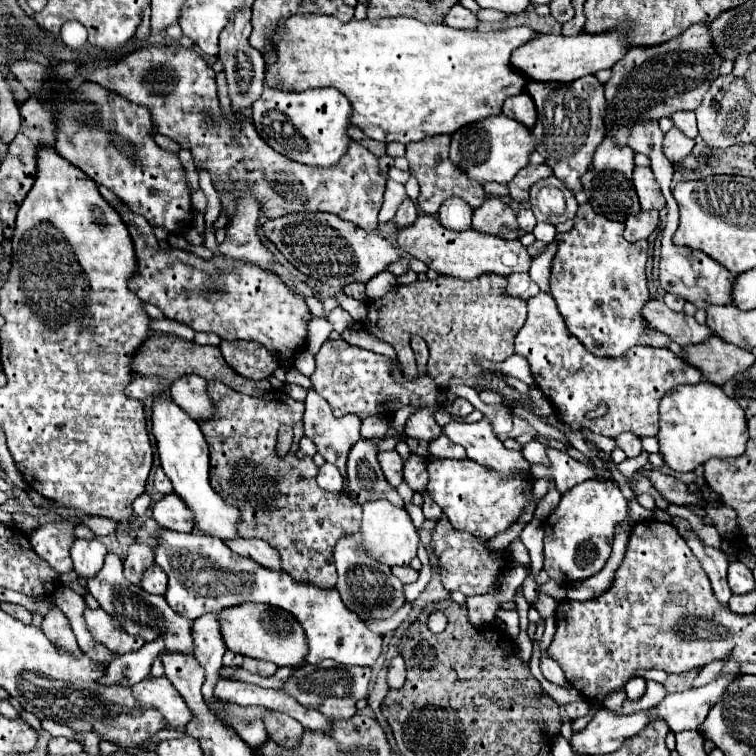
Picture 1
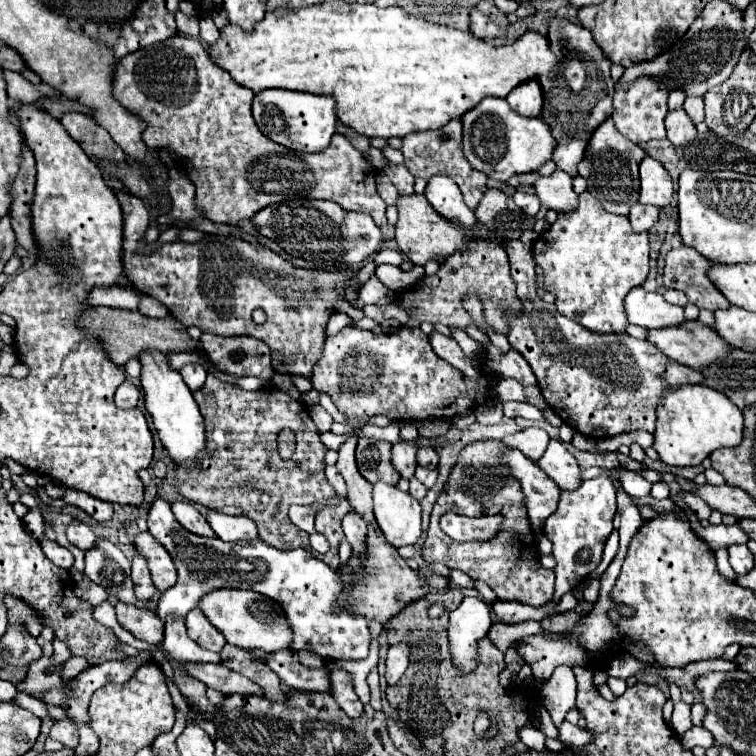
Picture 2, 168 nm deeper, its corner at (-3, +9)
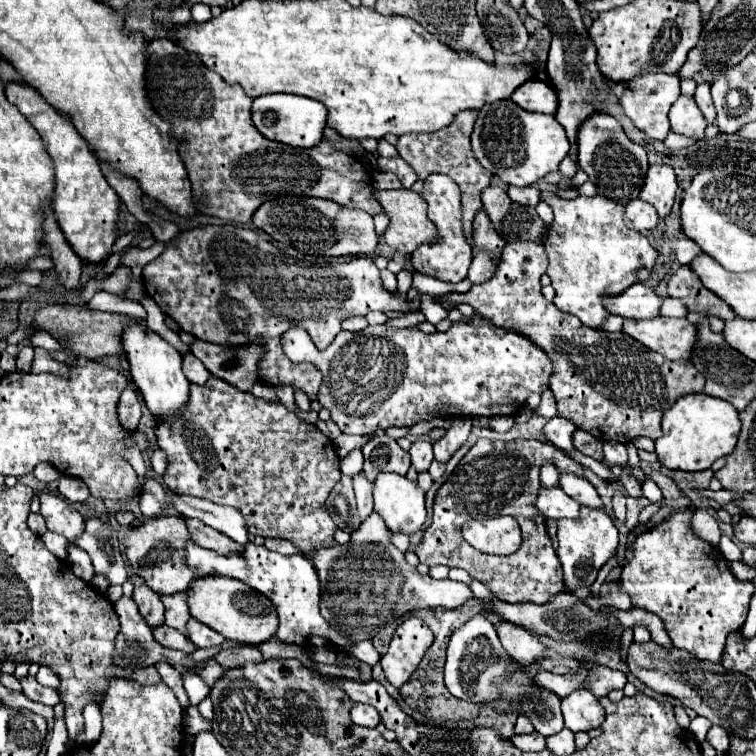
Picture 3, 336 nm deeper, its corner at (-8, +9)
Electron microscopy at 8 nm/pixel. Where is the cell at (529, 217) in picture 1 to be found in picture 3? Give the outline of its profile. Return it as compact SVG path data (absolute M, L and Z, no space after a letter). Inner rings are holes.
M508 186L506 194L510 196L510 200L522 204L522 206L536 206L540 200L540 192L534 186L524 186L524 188L516 188L516 186Z

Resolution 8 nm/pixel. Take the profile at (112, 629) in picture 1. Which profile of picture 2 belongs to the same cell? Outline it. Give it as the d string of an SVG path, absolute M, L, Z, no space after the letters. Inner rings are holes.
M115 604L117 622L129 630L137 640L147 644L159 644L163 640L163 624L157 620L157 614L139 612L139 608L131 608L131 604Z

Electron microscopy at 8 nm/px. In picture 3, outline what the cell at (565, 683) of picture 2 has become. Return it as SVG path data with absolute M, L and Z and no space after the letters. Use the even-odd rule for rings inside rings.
M576 690L562 698L562 714L566 728L574 734L600 728L606 718L604 706L588 690Z

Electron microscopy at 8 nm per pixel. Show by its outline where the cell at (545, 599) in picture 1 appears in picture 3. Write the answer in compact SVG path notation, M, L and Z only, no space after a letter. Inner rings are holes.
M480 438L436 492L432 524L424 530L420 544L414 548L420 562L426 566L446 564L450 568L462 568L504 602L546 604L554 594L562 592L562 566L552 548L546 520L536 508L536 498L540 492L540 468L546 462L554 464L558 472L584 478L584 468L552 444L540 440L492 442L488 438ZM508 510L516 510L516 520L522 526L522 546L516 554L488 556L464 542L460 530L466 520L470 520L468 516L472 516L472 520L500 514L512 516ZM454 516L462 516L462 520L454 520Z

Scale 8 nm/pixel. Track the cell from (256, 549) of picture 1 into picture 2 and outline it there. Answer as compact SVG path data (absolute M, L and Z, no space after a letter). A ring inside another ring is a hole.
M209 512L207 516L209 526L217 534L217 538L225 542L239 542L239 540L259 540L257 526L247 516L227 516L221 512Z

